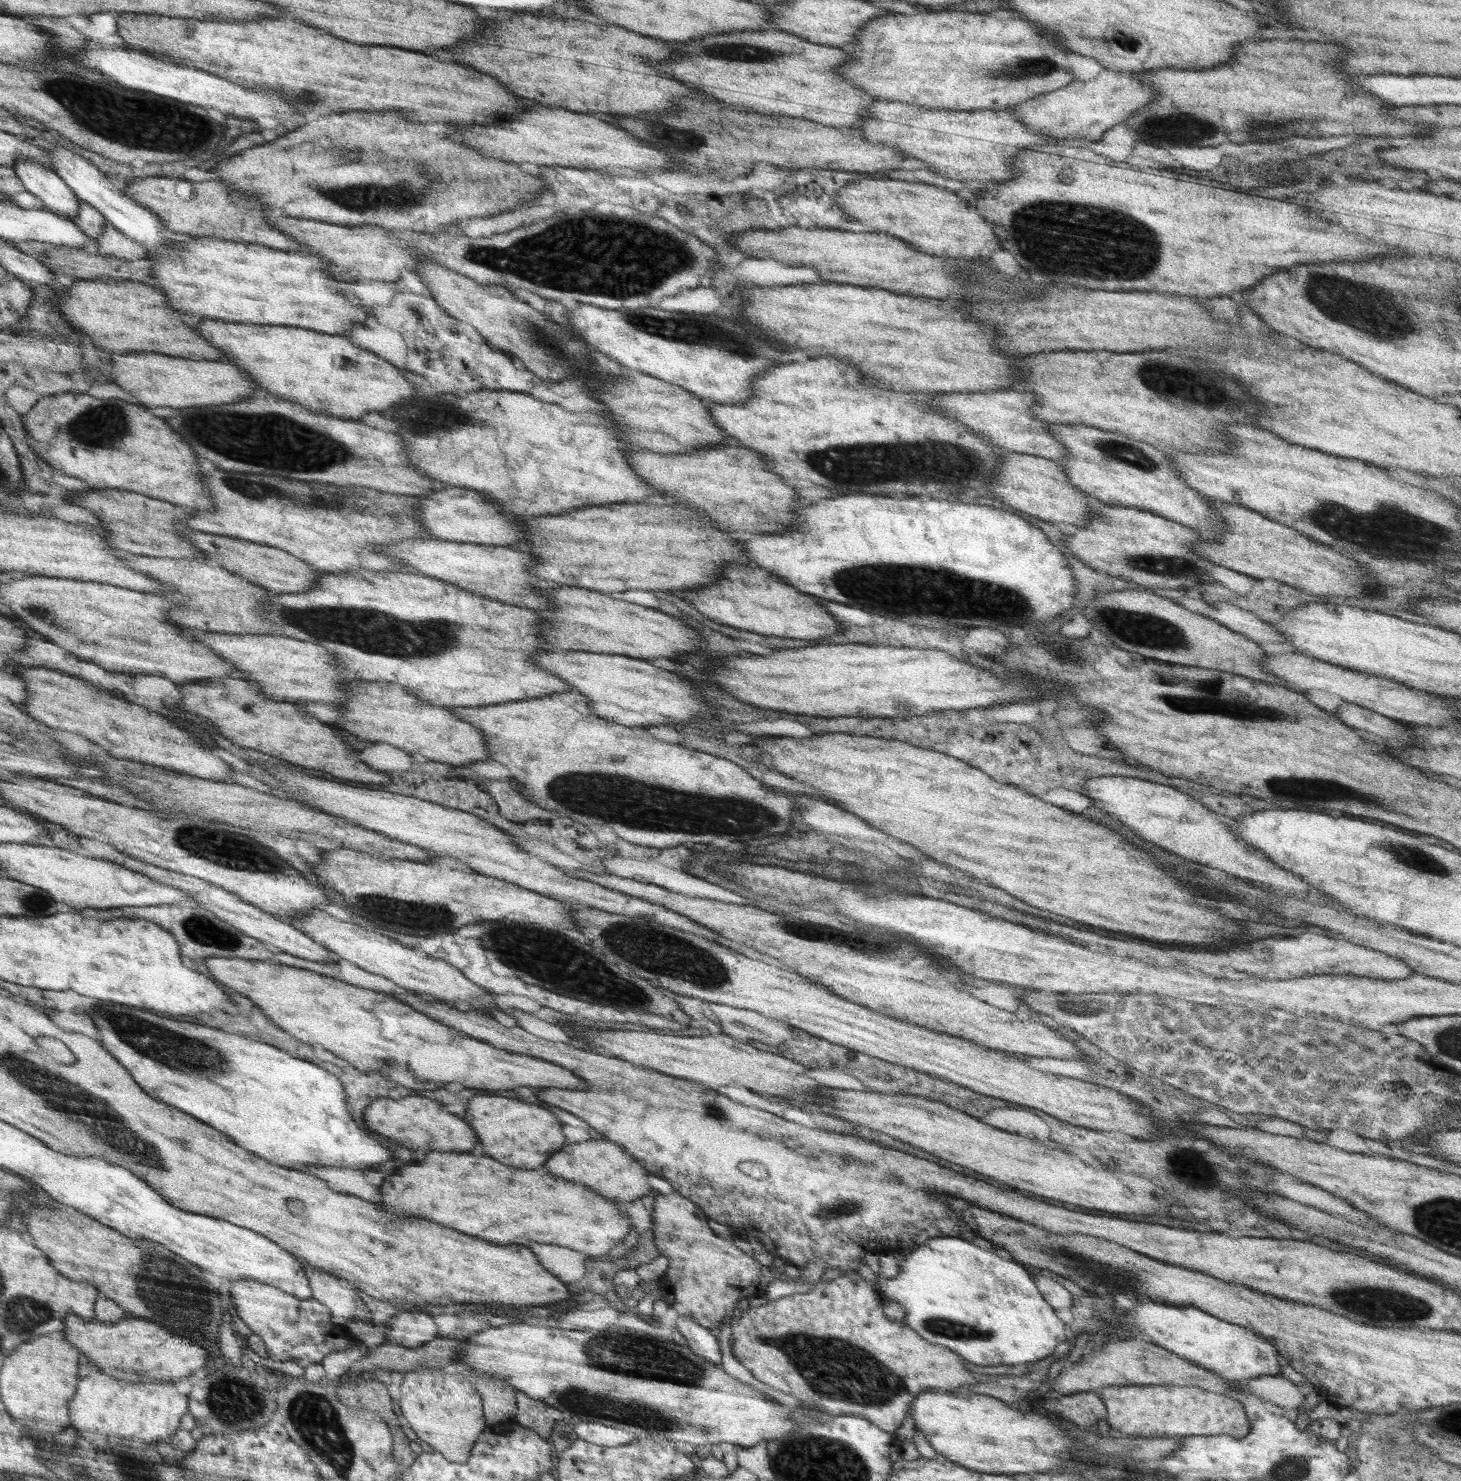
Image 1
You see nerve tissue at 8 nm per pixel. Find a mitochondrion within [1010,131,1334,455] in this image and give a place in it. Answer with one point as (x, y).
(1163, 377)

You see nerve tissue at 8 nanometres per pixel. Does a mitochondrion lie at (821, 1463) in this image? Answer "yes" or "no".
yes

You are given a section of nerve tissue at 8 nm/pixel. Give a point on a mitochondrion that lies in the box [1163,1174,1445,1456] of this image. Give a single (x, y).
(1411, 1306)

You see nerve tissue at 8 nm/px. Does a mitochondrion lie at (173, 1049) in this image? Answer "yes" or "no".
yes

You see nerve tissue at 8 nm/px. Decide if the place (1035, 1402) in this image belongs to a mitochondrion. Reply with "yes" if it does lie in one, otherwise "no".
no

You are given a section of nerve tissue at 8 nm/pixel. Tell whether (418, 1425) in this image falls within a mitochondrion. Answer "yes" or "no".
no

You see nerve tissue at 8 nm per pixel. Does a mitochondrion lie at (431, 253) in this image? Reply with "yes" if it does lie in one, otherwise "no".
no

